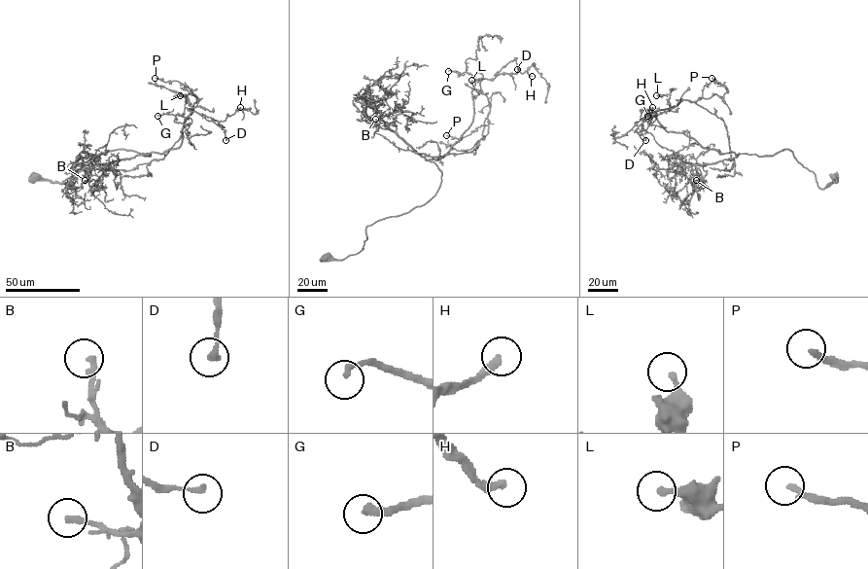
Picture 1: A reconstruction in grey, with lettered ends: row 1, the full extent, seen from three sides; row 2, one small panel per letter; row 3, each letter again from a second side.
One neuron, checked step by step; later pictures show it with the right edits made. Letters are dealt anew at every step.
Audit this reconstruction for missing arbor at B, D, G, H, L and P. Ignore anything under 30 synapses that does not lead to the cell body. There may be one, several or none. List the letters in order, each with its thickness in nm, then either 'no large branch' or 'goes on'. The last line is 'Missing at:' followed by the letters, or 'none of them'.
B: calibre 240 nm; no large branch
D: calibre 220 nm; no large branch
G: calibre 240 nm; goes on
H: calibre 300 nm; goes on
L: calibre 240 nm; no large branch
P: calibre 200 nm; goes on
Missing at: G, H, P

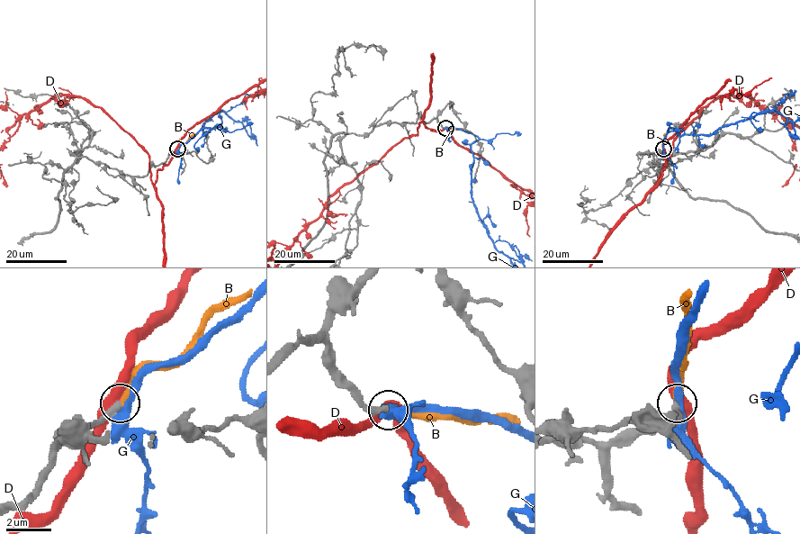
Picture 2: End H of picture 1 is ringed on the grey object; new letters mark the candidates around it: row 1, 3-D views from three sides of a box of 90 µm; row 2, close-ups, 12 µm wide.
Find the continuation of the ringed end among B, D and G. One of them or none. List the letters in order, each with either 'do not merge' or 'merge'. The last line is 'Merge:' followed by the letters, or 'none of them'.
B: merge
D: do not merge
G: do not merge
Merge: B

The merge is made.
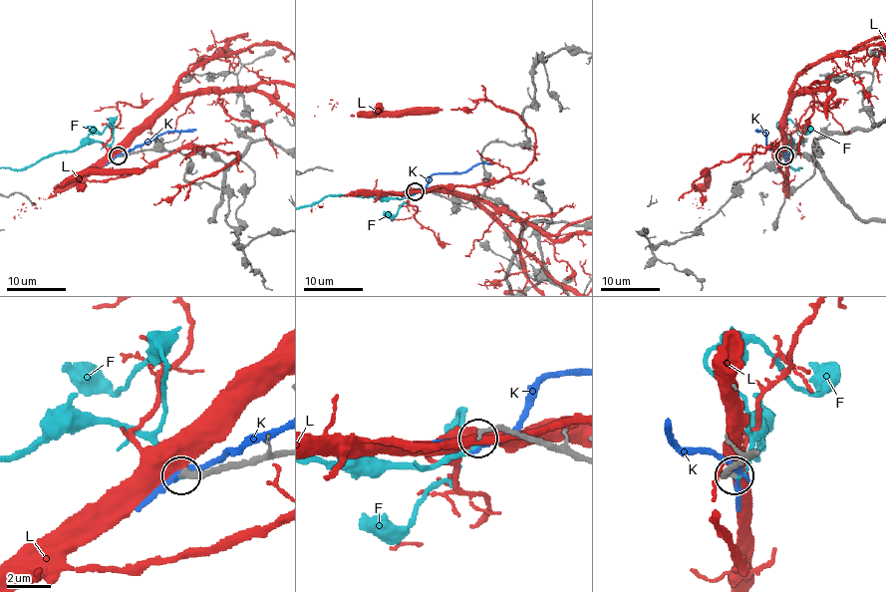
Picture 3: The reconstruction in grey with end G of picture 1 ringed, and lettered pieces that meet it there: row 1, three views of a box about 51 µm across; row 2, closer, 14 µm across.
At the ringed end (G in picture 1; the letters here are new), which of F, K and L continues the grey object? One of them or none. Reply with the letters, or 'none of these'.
F

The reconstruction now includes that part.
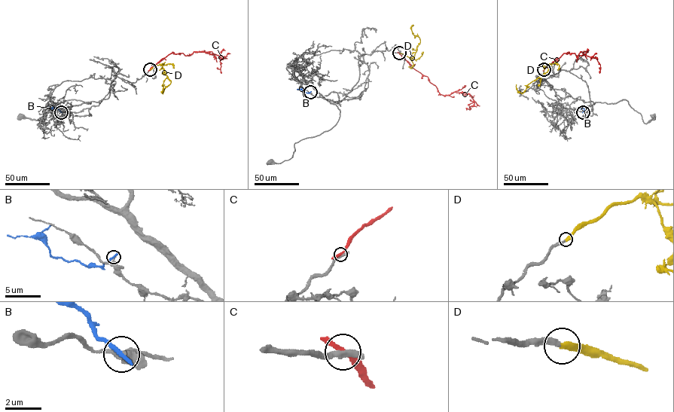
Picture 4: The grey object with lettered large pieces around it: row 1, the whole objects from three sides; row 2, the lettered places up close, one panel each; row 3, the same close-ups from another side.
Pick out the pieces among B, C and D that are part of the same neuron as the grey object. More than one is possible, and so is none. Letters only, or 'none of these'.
D

